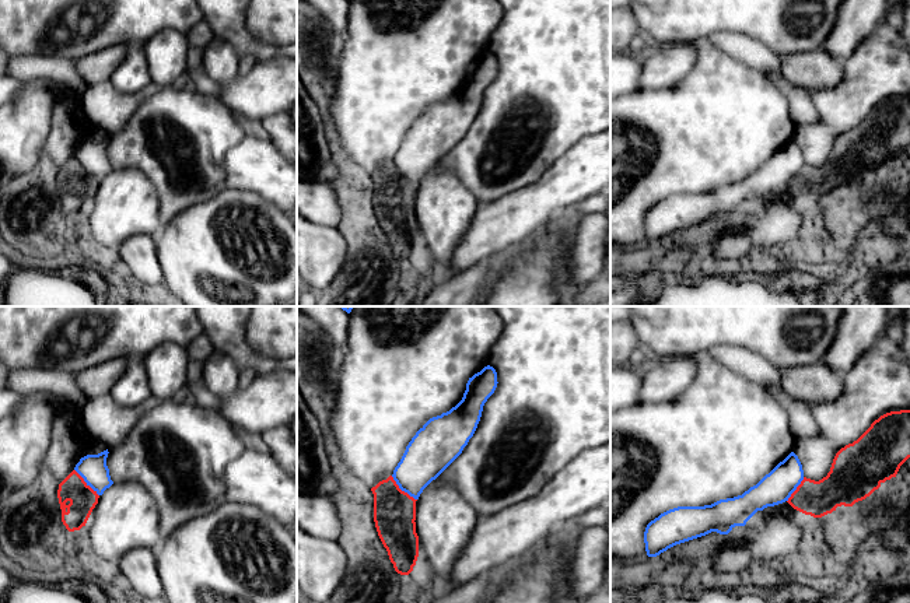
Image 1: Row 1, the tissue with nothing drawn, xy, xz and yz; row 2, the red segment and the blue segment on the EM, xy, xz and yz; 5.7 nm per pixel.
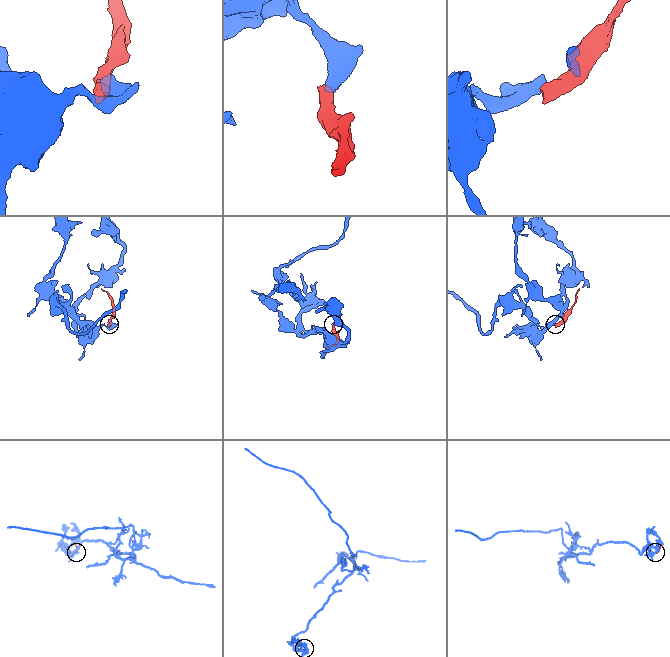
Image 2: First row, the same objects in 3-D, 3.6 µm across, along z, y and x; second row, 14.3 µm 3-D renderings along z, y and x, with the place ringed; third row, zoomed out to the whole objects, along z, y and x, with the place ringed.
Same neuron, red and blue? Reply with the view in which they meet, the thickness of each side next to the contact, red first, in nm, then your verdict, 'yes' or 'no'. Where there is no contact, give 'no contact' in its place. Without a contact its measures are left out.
meets red in xz; 240 nm thick on the red side, 260 nm on the other; no

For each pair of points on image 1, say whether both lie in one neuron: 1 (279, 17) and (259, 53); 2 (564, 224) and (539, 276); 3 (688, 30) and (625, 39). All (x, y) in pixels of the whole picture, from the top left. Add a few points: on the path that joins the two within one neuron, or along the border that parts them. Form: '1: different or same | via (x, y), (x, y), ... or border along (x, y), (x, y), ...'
1: different | border along (245, 17), (245, 25), (258, 39), (282, 46)
2: same | via (552, 237), (539, 263)
3: different | border along (633, 14), (641, 37)

